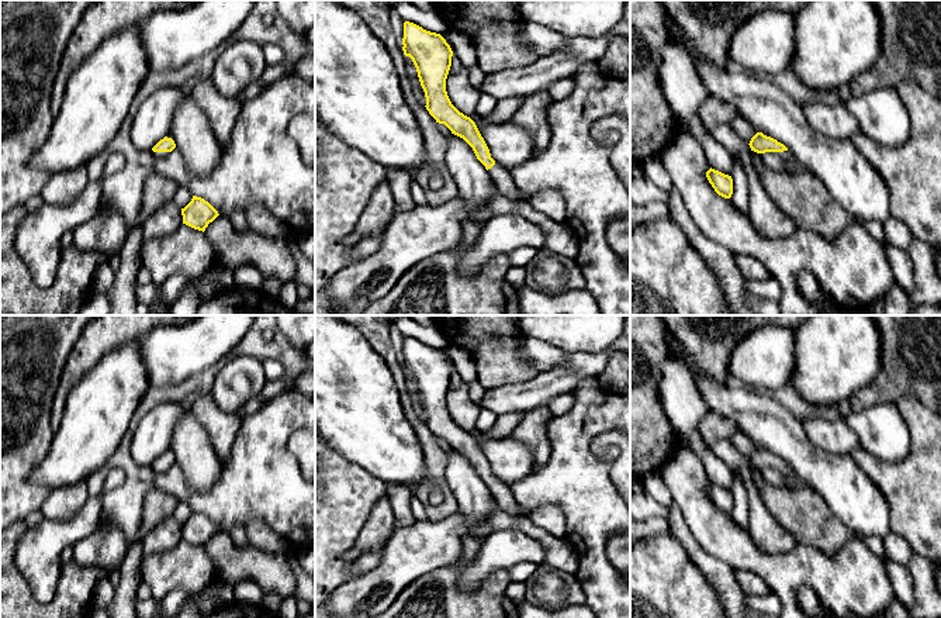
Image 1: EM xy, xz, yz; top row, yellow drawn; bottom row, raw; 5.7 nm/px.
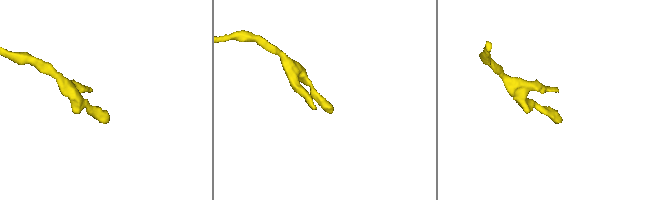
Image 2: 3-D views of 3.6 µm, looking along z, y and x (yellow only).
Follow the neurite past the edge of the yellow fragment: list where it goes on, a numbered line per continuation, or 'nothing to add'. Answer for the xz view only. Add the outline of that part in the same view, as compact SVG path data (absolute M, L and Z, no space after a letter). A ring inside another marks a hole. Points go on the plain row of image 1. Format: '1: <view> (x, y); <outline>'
1: xz (501, 492); M495 479L491 484L488 484L489 493L497 500L497 505L499 510L505 511L511 517L519 515L519 505L513 497L511 487L501 480Z

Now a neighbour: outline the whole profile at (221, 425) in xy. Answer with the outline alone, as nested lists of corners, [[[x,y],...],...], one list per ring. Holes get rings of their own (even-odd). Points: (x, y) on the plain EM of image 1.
[[[207,393],[190,404],[191,414],[207,431],[212,449],[225,462],[229,458],[242,420],[235,412],[222,410]]]

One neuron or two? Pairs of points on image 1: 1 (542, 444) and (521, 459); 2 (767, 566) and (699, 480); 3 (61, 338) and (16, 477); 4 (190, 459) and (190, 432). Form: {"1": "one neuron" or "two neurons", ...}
{"1": "two neurons", "2": "one neuron", "3": "one neuron", "4": "one neuron"}

